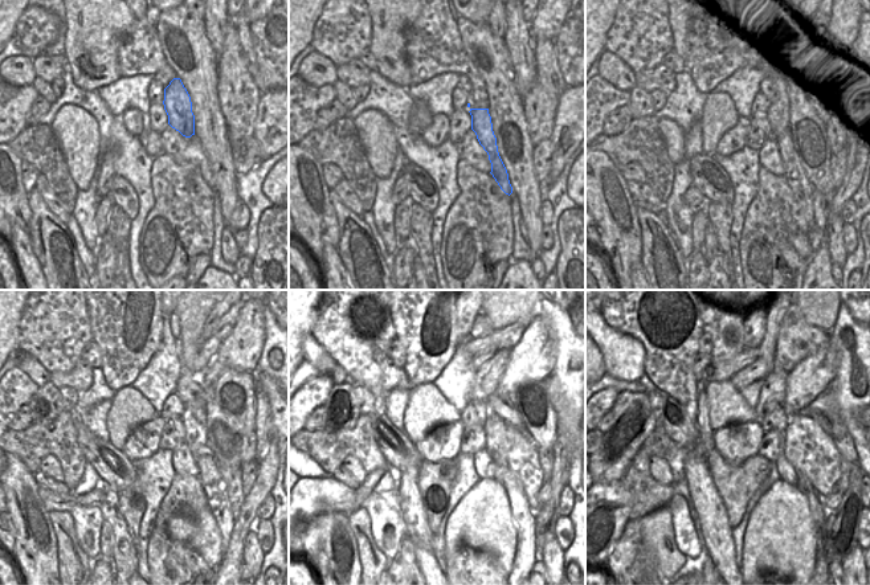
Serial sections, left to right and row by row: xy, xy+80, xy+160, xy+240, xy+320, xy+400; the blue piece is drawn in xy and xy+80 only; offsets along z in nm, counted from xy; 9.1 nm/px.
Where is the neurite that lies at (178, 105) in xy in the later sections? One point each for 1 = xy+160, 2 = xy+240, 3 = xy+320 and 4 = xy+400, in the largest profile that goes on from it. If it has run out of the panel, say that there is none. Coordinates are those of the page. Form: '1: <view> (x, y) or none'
1: xy+160 (803, 191)
2: xy+240 (212, 483)
3: xy+320 (523, 516)
4: xy+400 (821, 516)

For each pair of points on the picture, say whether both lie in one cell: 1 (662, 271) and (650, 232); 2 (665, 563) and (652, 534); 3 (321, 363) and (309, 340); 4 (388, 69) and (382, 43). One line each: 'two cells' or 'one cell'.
1: one cell
2: one cell
3: one cell
4: one cell

